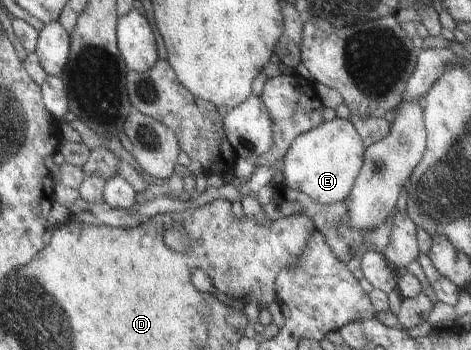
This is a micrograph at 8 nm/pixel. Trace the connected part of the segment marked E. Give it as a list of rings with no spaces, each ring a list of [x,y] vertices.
[[[335,116],[299,135],[283,155],[283,182],[291,190],[307,194],[324,205],[338,203],[349,196],[361,172],[366,146],[347,118]]]

